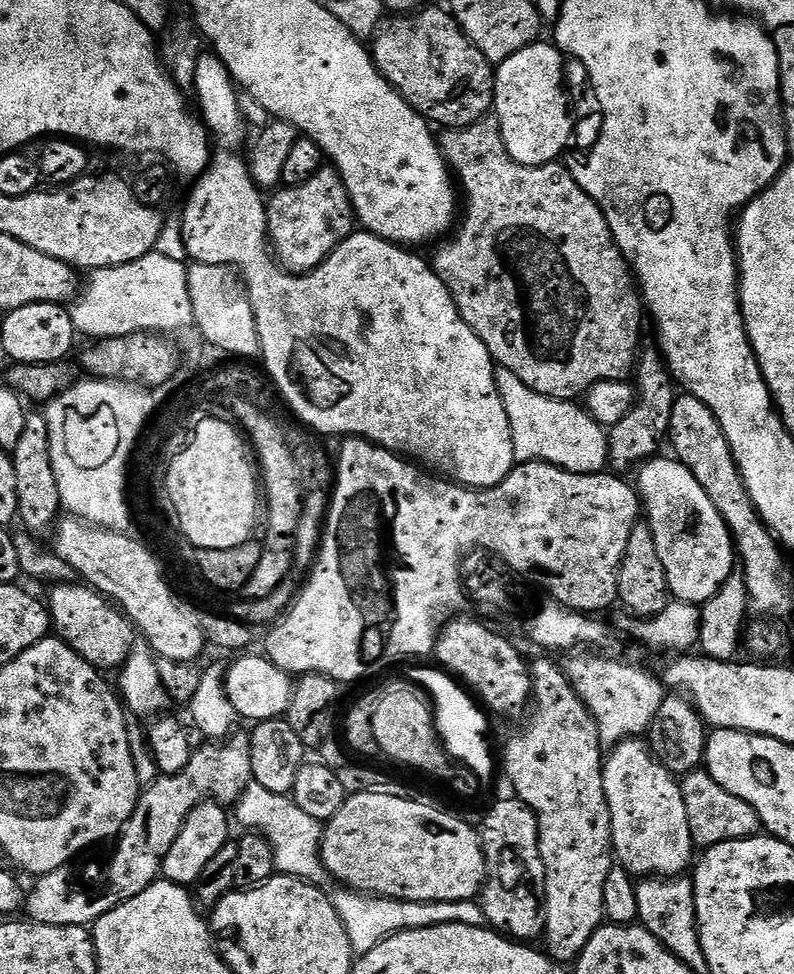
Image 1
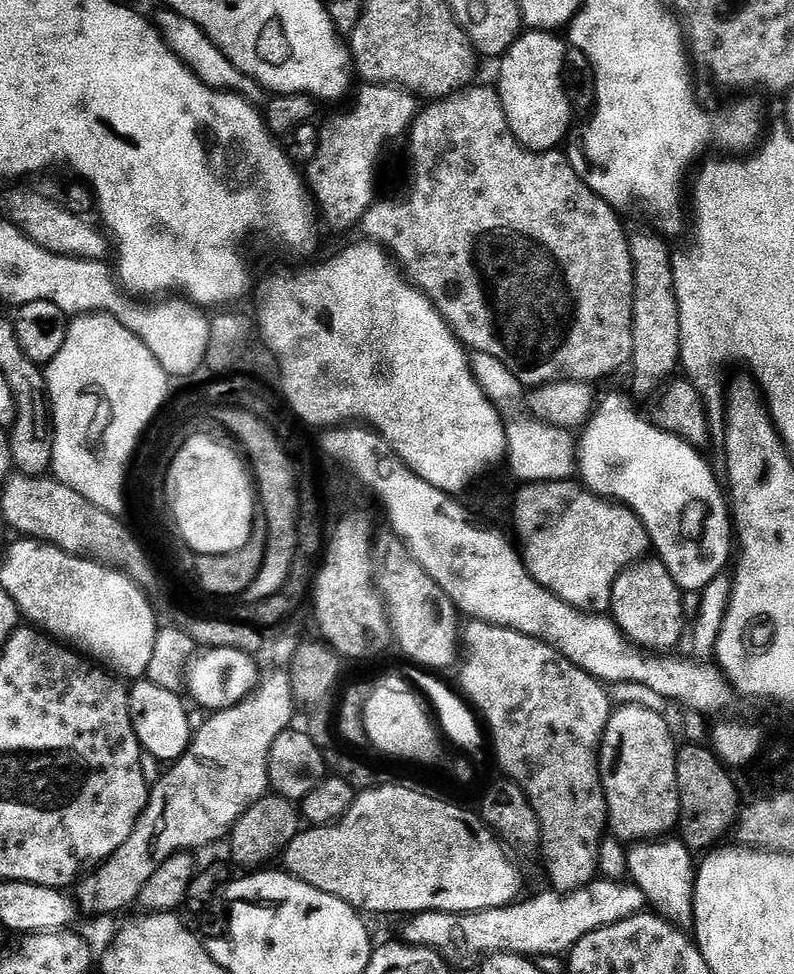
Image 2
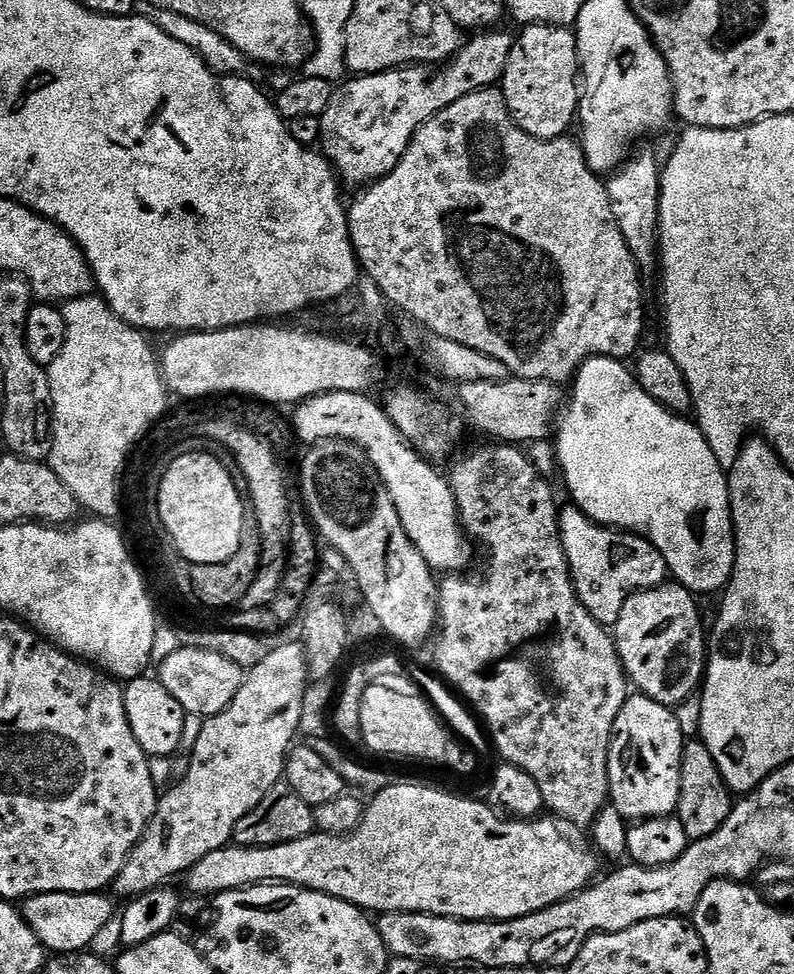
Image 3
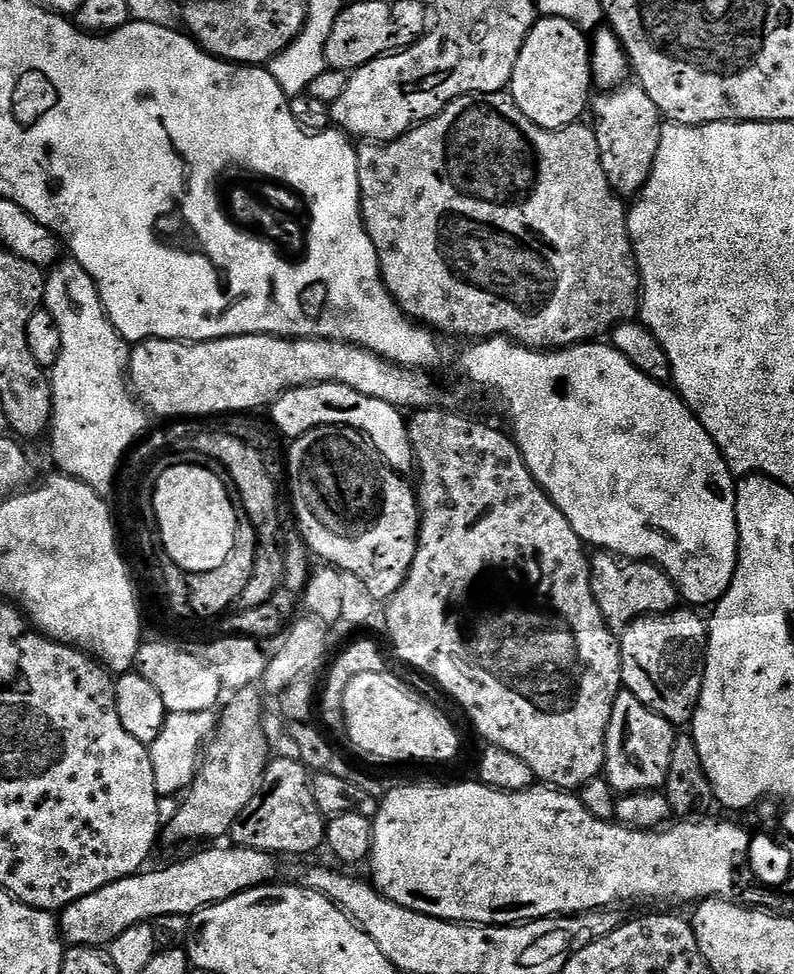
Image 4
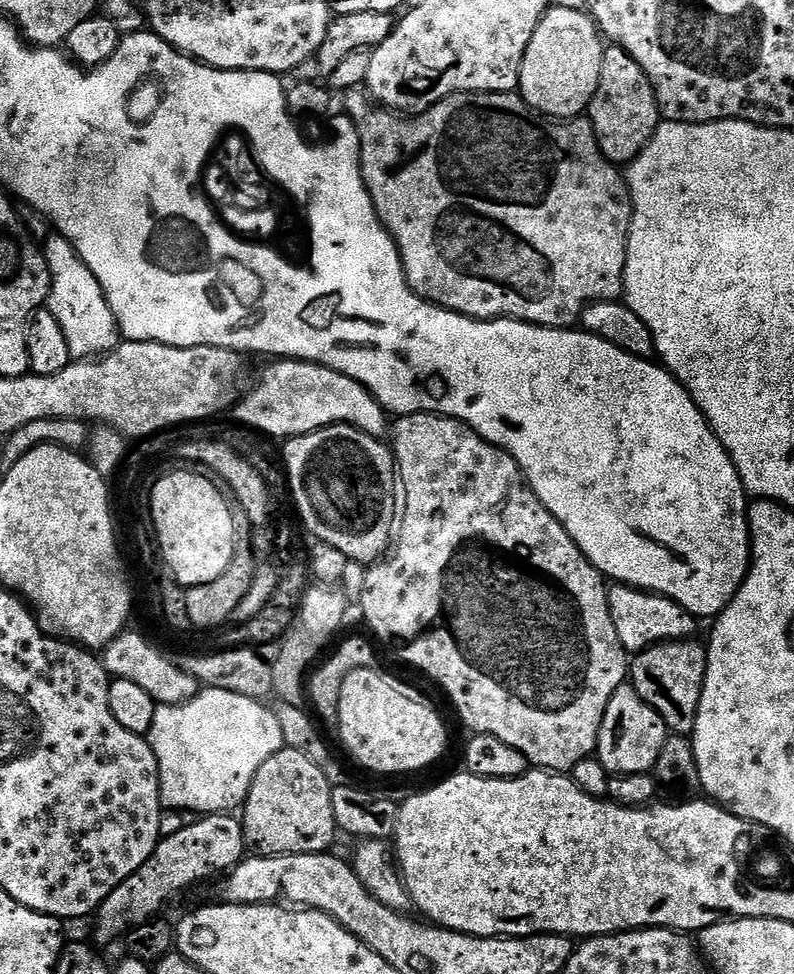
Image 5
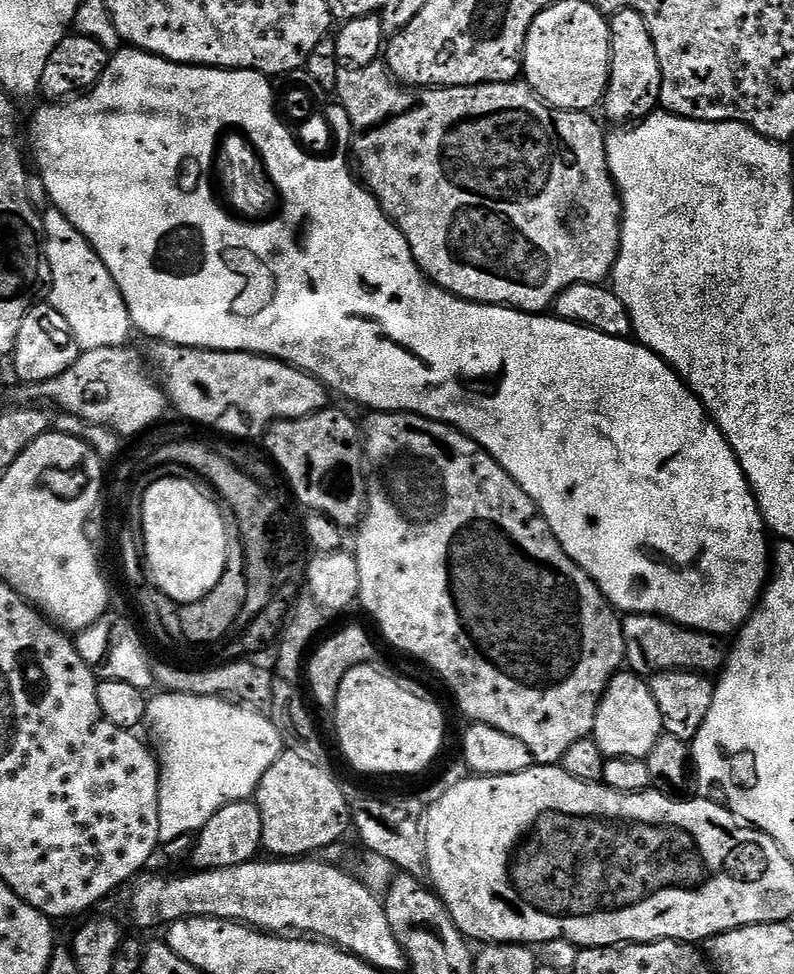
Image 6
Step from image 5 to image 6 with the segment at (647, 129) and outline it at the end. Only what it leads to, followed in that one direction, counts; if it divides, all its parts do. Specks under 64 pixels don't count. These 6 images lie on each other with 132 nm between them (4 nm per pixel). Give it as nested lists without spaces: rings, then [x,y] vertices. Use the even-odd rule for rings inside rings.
[[[618,10],[608,22],[610,30],[610,78],[602,101],[603,119],[612,126],[639,124],[657,111],[662,90],[662,66],[658,62],[658,50],[654,50],[654,38],[646,26],[646,18],[638,10]]]

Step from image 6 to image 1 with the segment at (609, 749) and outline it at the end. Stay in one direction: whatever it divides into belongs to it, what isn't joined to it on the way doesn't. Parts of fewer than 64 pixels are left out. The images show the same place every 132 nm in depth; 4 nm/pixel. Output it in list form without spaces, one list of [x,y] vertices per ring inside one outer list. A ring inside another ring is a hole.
[[[643,739],[624,740],[607,753],[604,789],[612,819],[614,860],[629,876],[671,878],[683,876],[693,867],[694,845],[680,780],[656,760]]]

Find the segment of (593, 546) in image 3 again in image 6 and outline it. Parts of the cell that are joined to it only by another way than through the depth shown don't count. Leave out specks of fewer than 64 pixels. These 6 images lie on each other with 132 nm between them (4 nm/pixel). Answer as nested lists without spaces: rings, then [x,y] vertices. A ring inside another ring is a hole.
[[[628,614],[621,619],[622,638],[626,642],[624,659],[636,675],[651,678],[658,672],[698,672],[716,674],[724,667],[726,644],[709,632],[694,632],[672,620],[648,614]]]

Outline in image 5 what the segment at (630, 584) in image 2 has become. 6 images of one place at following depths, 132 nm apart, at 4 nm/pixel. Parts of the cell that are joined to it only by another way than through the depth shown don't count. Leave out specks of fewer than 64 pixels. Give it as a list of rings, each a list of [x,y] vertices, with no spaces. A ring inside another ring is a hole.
[[[695,639],[667,640],[664,644],[655,644],[644,652],[635,653],[630,664],[630,683],[638,690],[638,694],[660,715],[669,733],[677,736],[688,736],[696,730],[698,706],[702,702],[702,690],[708,665],[708,649],[703,643],[695,644]]]

